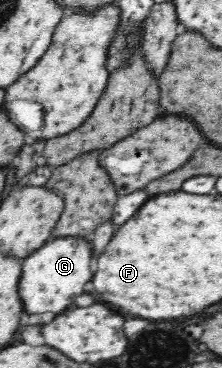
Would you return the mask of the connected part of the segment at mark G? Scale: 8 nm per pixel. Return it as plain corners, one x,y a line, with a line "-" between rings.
58,236
59,238
51,238
50,240
44,242
38,250
34,250
27,257
22,260
23,269
22,275
20,277
20,298
22,298
22,302
24,302
24,310
28,312
28,314
44,314
44,312
54,312
54,314
62,314
68,306
72,306
74,304
74,300
80,296
80,294
84,294
84,284
88,282
88,280
92,280
92,270
90,270
90,262
96,262
96,260
92,260
92,250
93,244
89,239
86,239
84,236

